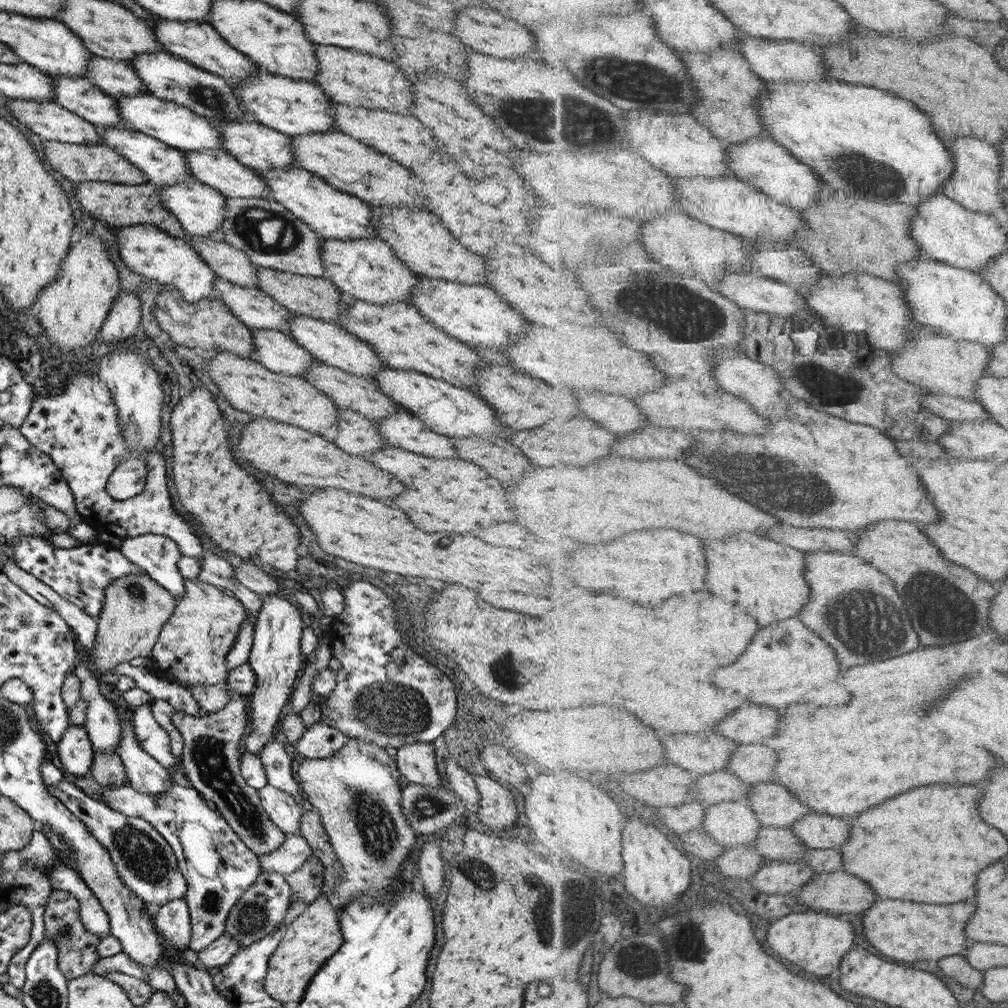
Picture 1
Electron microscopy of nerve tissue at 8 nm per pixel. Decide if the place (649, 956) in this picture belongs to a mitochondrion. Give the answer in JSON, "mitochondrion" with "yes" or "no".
{"mitochondrion":"yes"}

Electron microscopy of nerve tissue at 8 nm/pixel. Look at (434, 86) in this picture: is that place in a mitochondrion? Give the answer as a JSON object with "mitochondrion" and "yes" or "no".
{"mitochondrion":"no"}

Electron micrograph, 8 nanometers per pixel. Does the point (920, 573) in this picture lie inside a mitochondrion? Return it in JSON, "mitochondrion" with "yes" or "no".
{"mitochondrion":"no"}

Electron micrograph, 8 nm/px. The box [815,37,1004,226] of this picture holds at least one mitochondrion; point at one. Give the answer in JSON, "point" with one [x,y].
{"point":[878,177]}

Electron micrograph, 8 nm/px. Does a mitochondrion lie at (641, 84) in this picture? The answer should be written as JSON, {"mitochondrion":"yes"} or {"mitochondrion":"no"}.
{"mitochondrion":"yes"}

